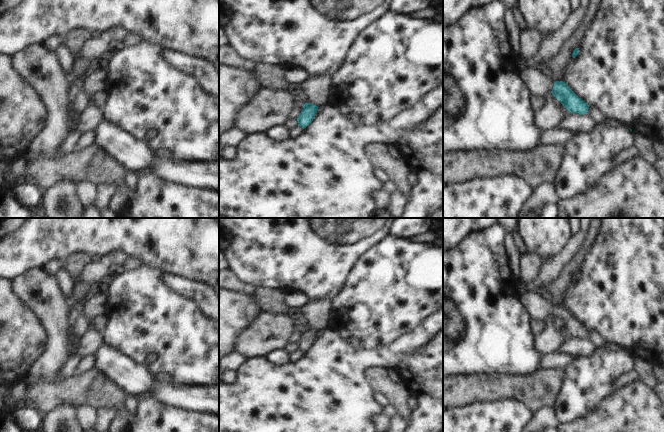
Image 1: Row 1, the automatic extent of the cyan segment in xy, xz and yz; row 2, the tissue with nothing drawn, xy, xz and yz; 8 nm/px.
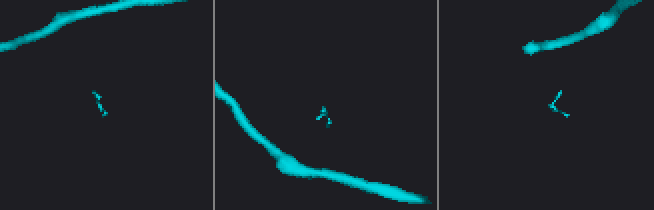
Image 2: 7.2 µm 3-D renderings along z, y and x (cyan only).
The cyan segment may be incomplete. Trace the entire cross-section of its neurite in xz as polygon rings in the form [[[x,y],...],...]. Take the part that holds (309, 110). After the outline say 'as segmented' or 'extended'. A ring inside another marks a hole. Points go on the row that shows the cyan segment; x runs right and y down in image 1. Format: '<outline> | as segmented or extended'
[[[312,75],[300,84],[306,103],[297,118],[298,126],[306,128],[315,118],[319,107],[329,103],[331,95],[331,76]]] | extended

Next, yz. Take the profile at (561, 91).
[[[520,58],[520,60],[525,63],[525,68],[519,70],[519,74],[531,95],[545,97],[553,95],[569,113],[588,114],[589,105],[579,98],[567,83],[554,81],[547,72],[528,65],[524,59]]] | extended

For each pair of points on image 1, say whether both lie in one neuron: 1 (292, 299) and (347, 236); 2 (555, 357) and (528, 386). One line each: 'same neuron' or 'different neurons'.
1: different neurons
2: different neurons

